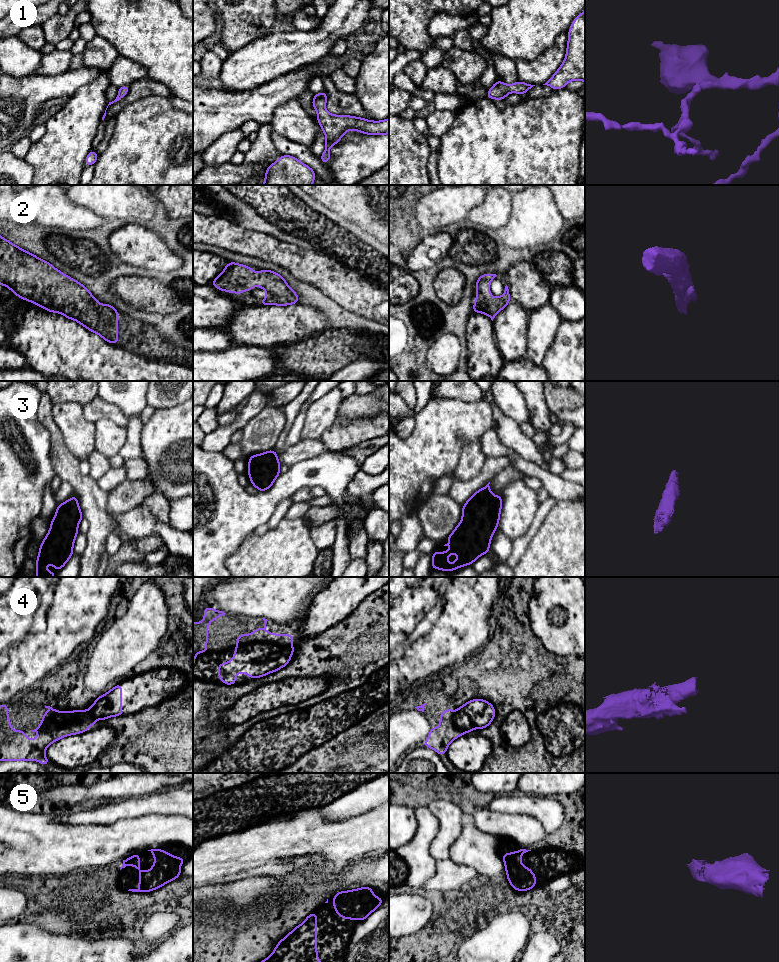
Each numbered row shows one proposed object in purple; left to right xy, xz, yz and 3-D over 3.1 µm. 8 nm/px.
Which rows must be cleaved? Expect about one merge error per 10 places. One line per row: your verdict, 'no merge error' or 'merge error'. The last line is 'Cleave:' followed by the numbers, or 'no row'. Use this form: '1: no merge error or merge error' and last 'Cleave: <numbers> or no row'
1: no merge error
2: no merge error
3: no merge error
4: no merge error
5: no merge error
Cleave: no row

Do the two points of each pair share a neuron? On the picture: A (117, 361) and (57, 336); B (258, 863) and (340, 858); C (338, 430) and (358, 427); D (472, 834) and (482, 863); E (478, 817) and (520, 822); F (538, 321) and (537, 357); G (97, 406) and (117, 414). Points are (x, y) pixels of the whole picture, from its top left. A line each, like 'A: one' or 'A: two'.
A: one
B: one
C: one
D: one
E: one
F: one
G: one

